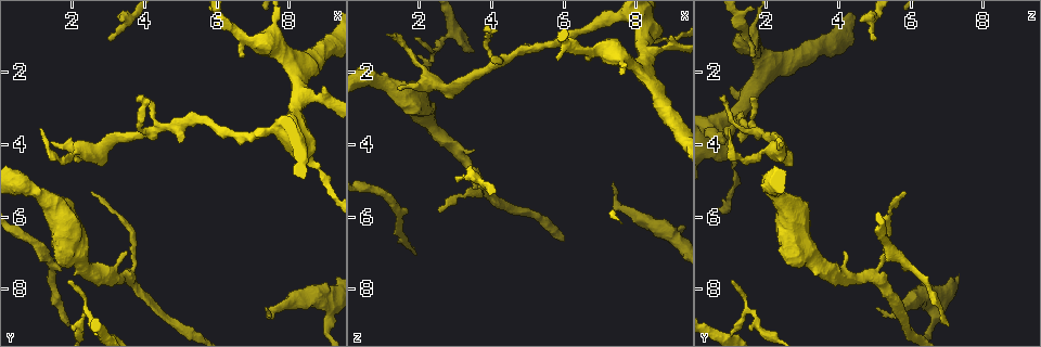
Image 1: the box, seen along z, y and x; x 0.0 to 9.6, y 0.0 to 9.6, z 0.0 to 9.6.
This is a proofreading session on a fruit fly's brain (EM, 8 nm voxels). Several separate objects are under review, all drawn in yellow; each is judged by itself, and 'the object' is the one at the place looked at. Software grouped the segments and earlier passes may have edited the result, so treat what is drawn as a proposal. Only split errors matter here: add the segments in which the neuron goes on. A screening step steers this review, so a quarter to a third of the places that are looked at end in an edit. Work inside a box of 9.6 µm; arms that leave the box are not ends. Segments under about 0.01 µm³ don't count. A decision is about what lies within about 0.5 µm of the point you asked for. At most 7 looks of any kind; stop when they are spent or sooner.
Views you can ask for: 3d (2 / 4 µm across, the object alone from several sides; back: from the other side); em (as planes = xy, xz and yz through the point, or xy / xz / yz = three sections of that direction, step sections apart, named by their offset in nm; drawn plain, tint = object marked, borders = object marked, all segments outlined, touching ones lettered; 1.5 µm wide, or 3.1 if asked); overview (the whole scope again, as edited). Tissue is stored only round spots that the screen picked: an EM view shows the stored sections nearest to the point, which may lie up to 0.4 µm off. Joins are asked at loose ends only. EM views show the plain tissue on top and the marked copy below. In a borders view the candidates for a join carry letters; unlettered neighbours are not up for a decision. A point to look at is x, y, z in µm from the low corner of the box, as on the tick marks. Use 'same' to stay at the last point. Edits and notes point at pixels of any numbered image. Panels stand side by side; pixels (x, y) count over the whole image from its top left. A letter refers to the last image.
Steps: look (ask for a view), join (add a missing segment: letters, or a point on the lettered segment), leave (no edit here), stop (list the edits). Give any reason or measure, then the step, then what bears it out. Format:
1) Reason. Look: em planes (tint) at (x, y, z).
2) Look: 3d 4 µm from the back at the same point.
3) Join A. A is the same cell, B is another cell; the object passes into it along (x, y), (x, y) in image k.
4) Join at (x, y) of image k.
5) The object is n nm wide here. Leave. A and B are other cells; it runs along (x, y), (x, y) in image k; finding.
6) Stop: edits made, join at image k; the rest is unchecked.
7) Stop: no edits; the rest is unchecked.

An open end. Look: em xy step 8 (borders) at (3.80, 2.70, 0.85).

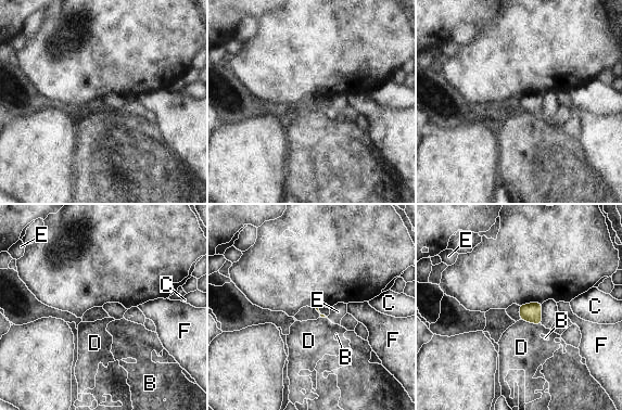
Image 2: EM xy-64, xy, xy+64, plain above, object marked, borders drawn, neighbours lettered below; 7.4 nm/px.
Leave. B, C, D, E and F are other cells; none of them fits.

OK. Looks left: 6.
Free end. Look: em planes (borders) at (2.05, 5.50, 2.95).

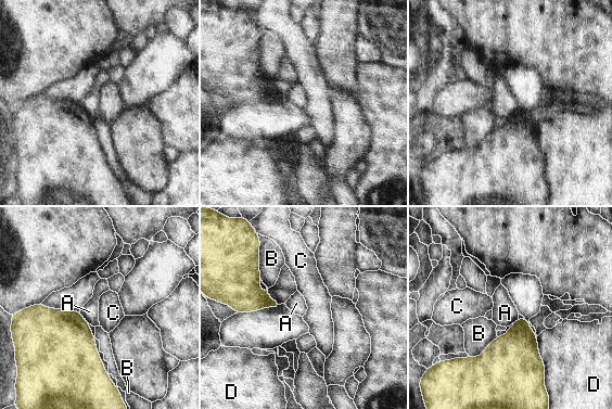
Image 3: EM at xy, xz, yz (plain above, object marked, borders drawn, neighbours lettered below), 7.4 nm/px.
The longest contact is with D, 280 nm. Leave. A, B, C and D are other cells; a border runs along (79, 312), (88, 322) in image 3; none of them fits.

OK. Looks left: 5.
Free end. Look: em xy step 4 (tint) at (5.05, 3.90, 1.35).

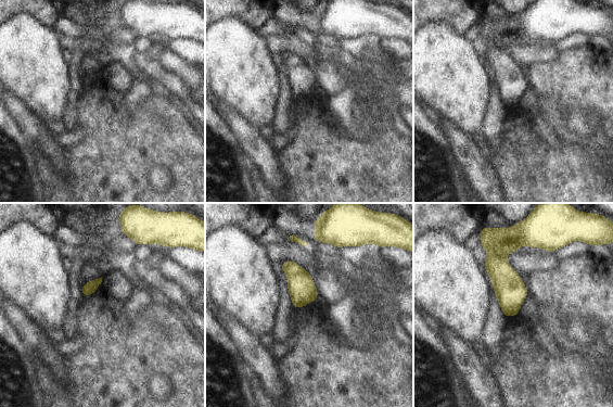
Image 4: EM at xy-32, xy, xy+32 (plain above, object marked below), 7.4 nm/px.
Cut it another way. Look: em xz step 4 (borders) at the same point.

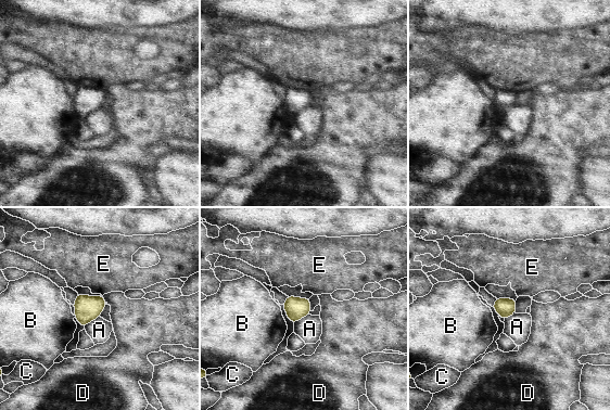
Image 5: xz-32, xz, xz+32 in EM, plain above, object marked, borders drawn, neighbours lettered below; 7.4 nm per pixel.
Leave. A, B, C, D and E are other cells; a border runs along (99, 316), (85, 327) in image 5; no lettered segment goes on from it.

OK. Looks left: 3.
Stop: no edits; the rest is unchecked.

